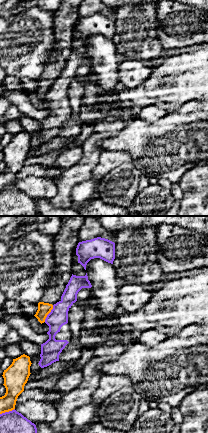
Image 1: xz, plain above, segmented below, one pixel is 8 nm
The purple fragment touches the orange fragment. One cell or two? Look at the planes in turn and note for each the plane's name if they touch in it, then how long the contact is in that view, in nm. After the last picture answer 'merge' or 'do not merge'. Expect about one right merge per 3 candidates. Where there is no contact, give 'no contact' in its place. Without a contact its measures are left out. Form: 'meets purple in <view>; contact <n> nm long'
meets purple in xz; contact 150 nm long

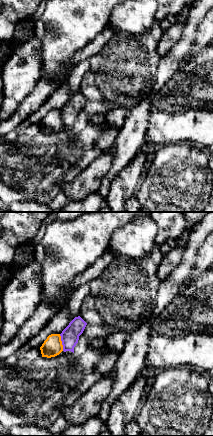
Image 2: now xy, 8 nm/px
meets purple in xy; contact 140 nm long

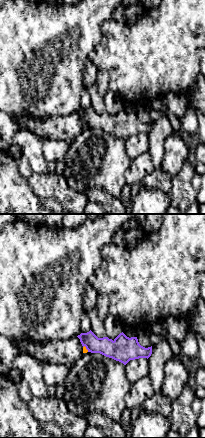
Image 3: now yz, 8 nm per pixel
meets purple in yz; contact 70 nm long

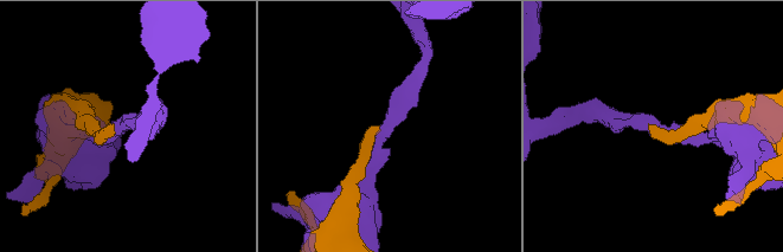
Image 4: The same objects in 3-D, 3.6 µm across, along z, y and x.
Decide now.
do not merge

